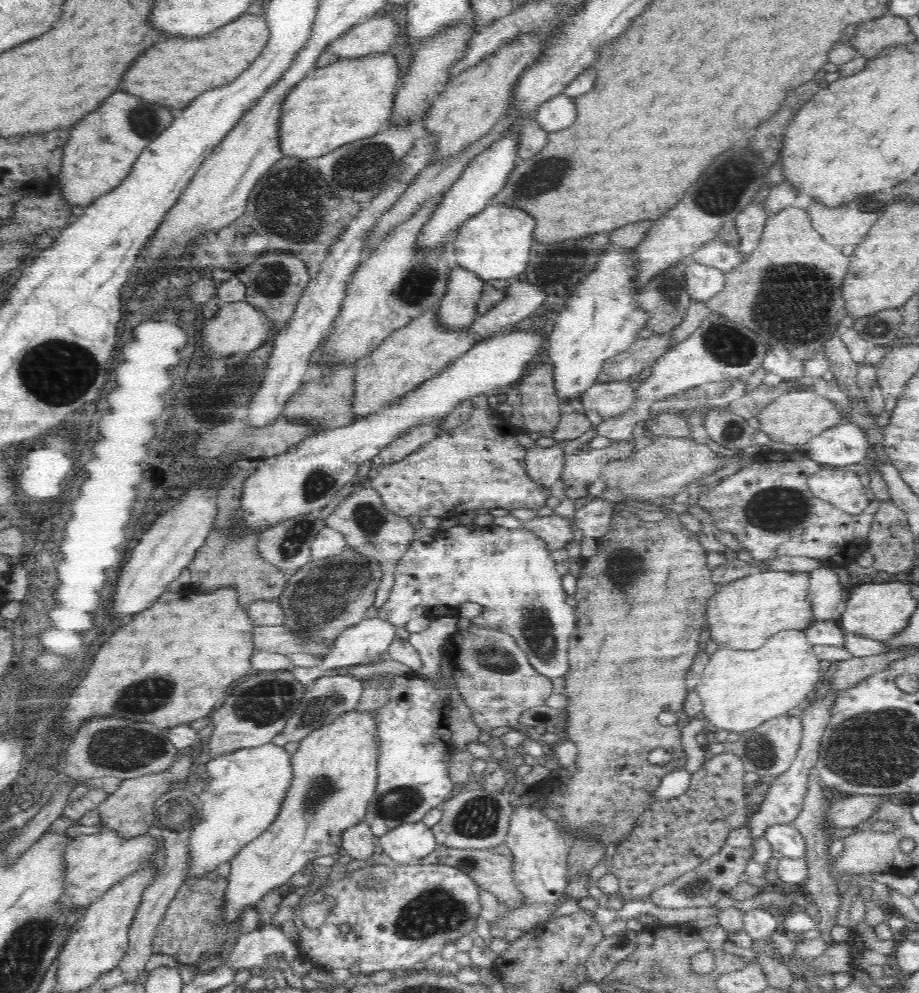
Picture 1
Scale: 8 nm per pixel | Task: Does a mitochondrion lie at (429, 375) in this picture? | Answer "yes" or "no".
no

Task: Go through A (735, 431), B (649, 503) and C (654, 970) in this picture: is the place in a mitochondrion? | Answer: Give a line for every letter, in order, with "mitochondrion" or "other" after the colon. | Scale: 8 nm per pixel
A: mitochondrion
B: other
C: mitochondrion

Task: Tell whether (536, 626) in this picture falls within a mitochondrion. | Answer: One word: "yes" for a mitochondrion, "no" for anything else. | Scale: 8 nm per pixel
yes

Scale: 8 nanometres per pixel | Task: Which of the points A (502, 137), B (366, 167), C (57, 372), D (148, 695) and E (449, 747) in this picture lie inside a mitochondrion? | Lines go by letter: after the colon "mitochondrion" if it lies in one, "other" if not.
A: other
B: mitochondrion
C: mitochondrion
D: mitochondrion
E: other

